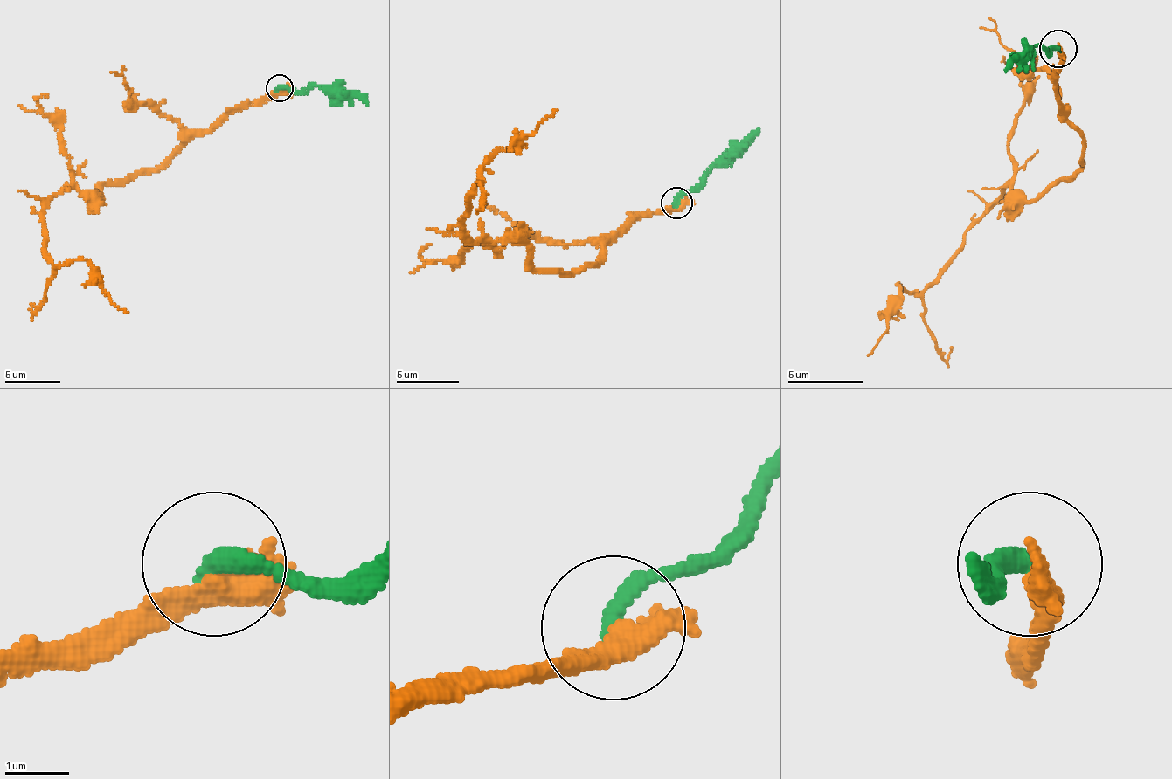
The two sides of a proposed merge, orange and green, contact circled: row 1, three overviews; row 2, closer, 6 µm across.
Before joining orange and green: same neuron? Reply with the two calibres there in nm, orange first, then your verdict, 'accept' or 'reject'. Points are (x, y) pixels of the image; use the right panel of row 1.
280/320 nm | reject

